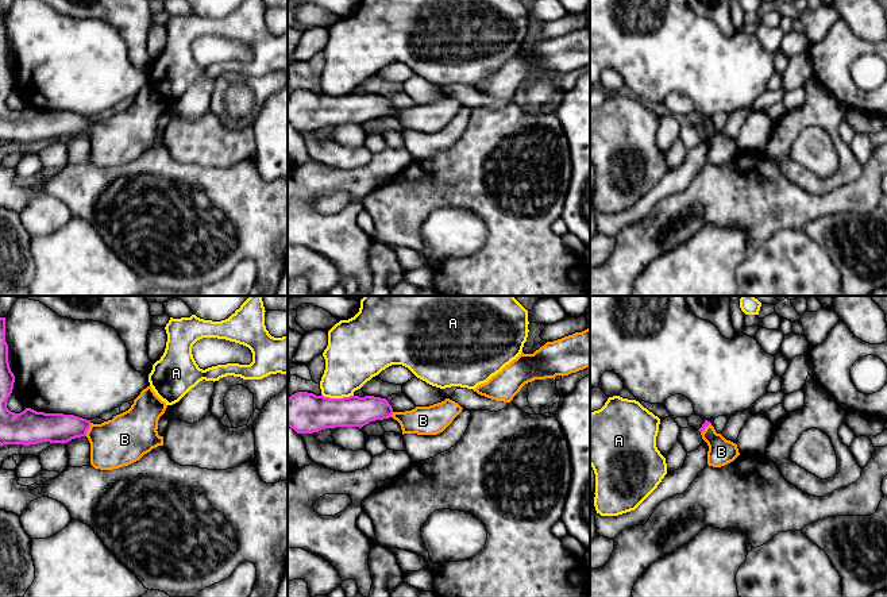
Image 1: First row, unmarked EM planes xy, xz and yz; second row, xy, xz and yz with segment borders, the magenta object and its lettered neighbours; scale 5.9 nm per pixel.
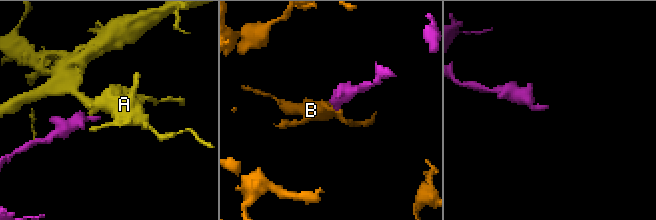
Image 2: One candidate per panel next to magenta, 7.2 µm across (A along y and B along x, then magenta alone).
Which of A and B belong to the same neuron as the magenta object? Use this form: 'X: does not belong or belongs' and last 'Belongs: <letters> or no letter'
A: does not belong
B: belongs
Belongs: B

